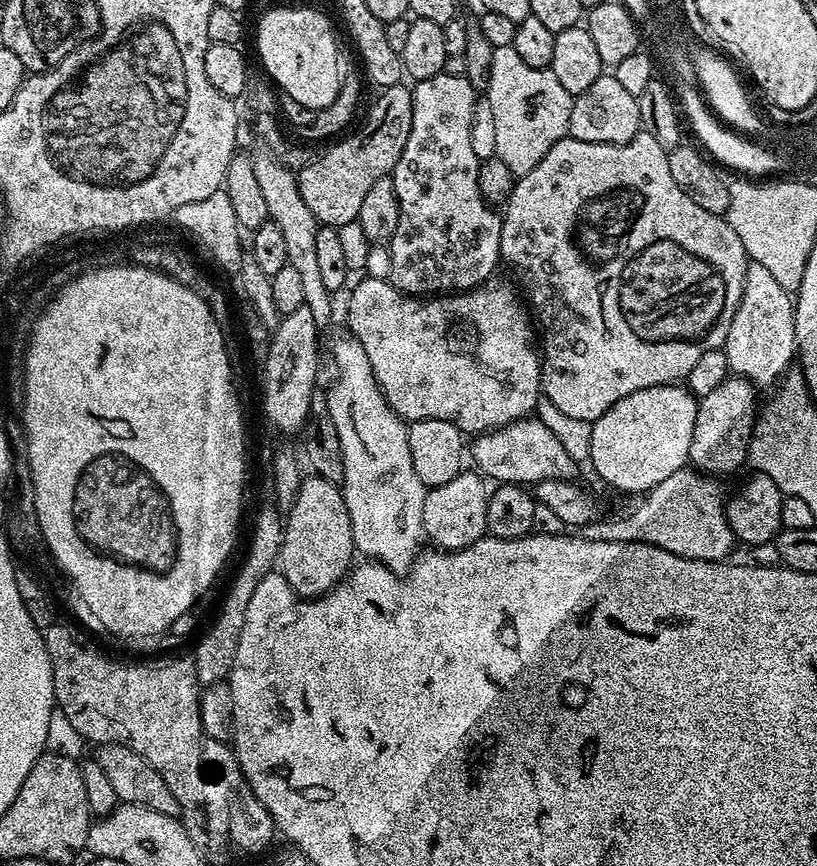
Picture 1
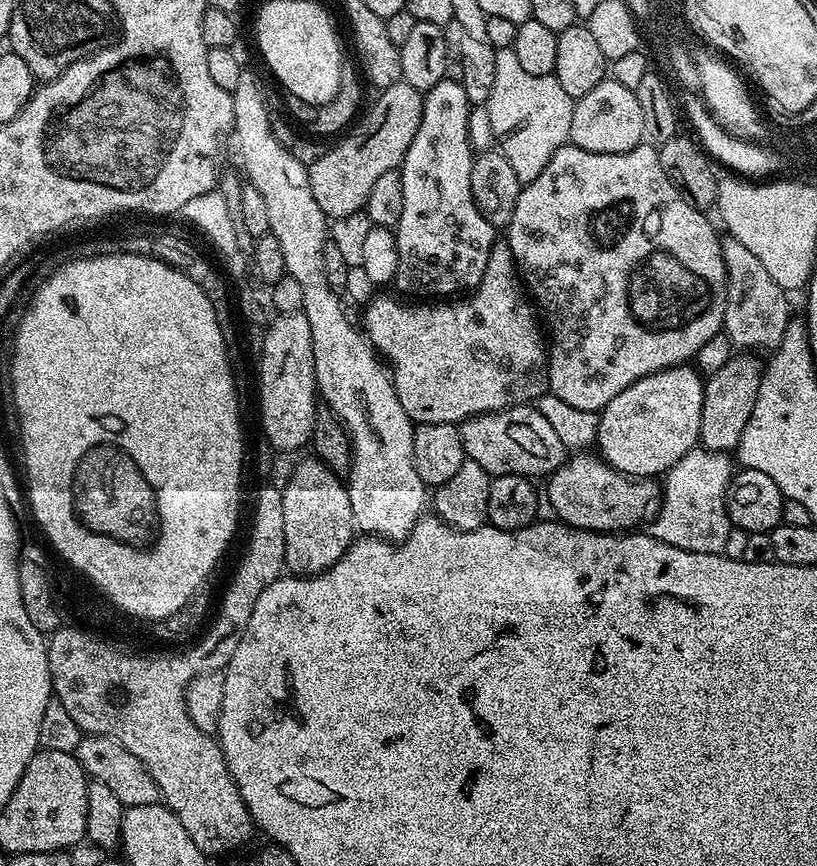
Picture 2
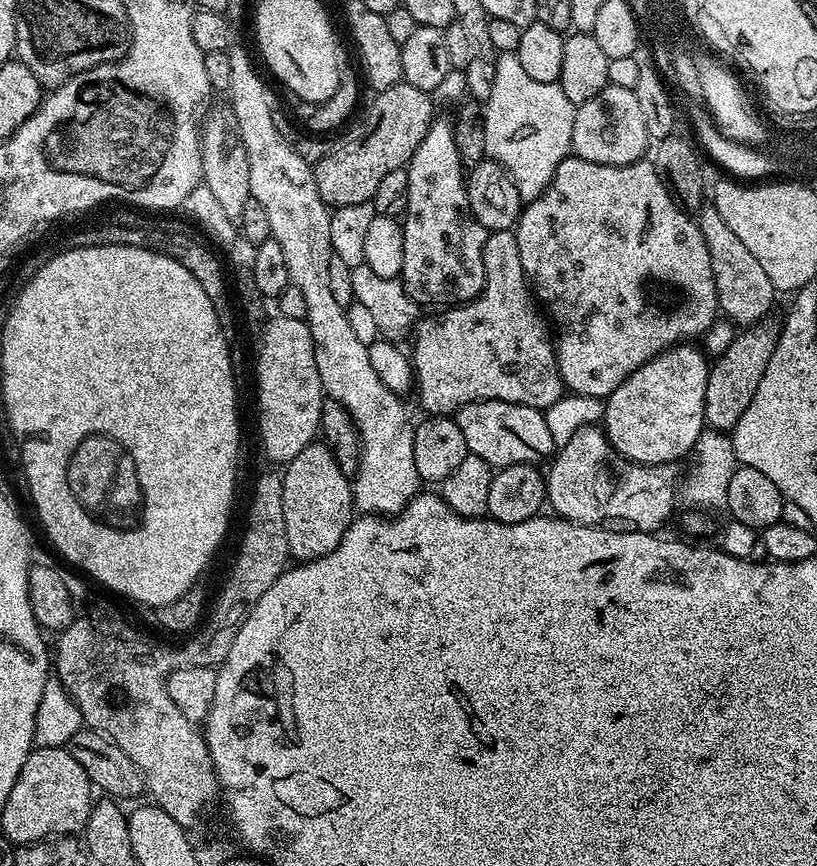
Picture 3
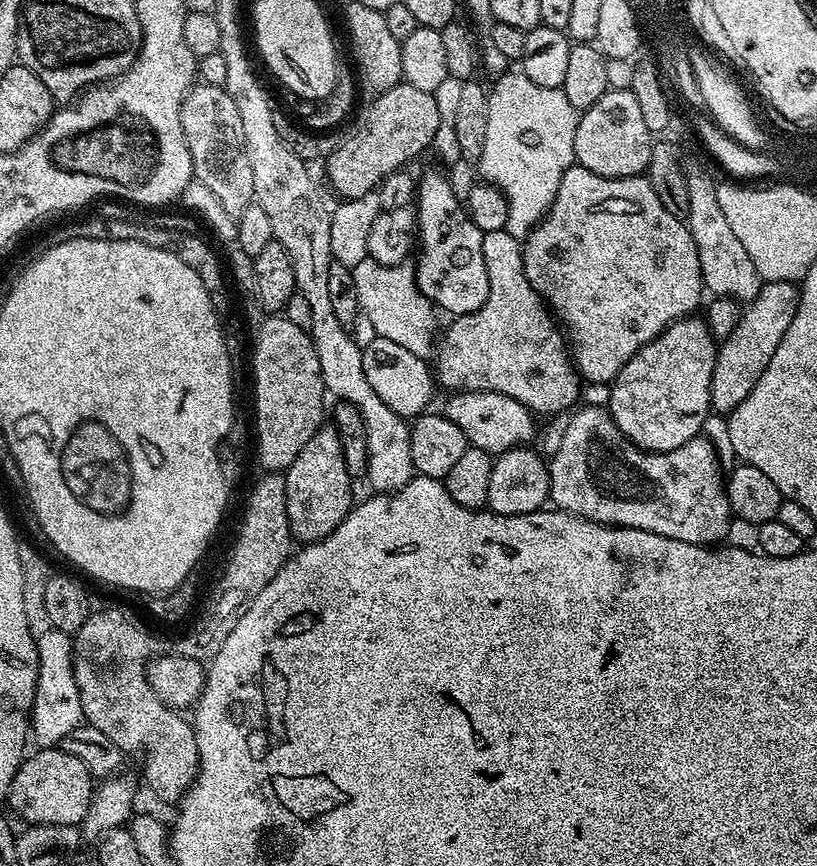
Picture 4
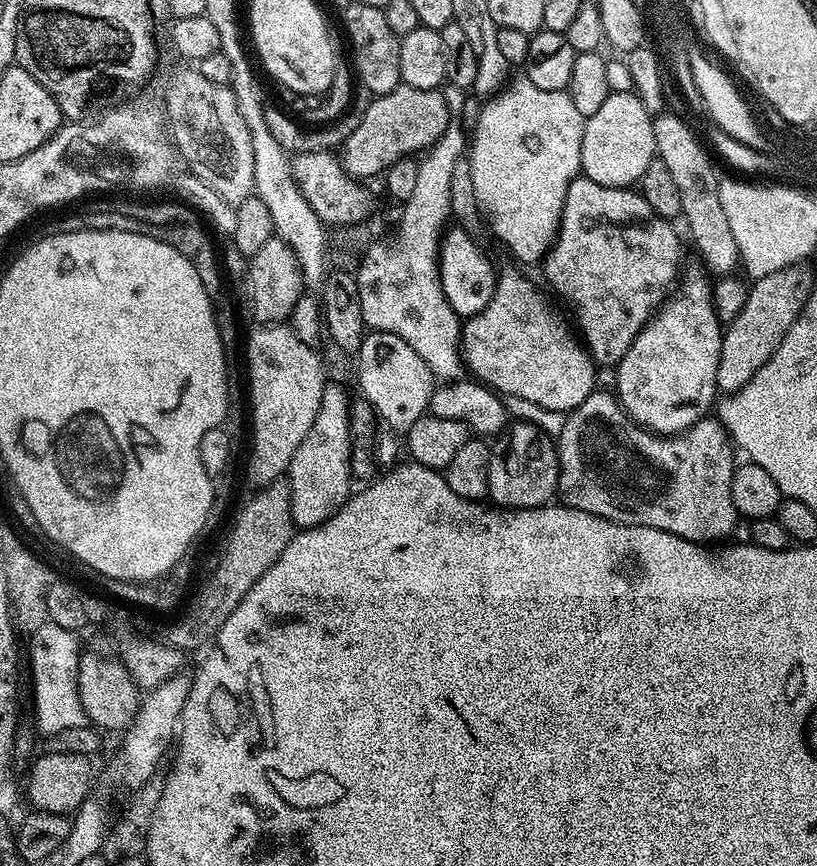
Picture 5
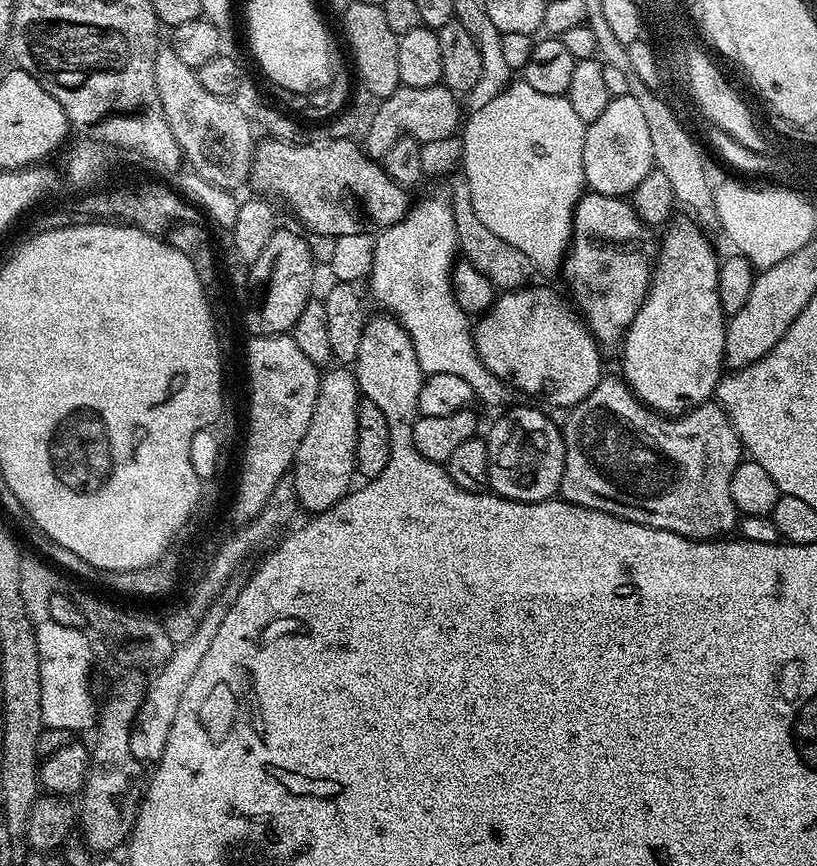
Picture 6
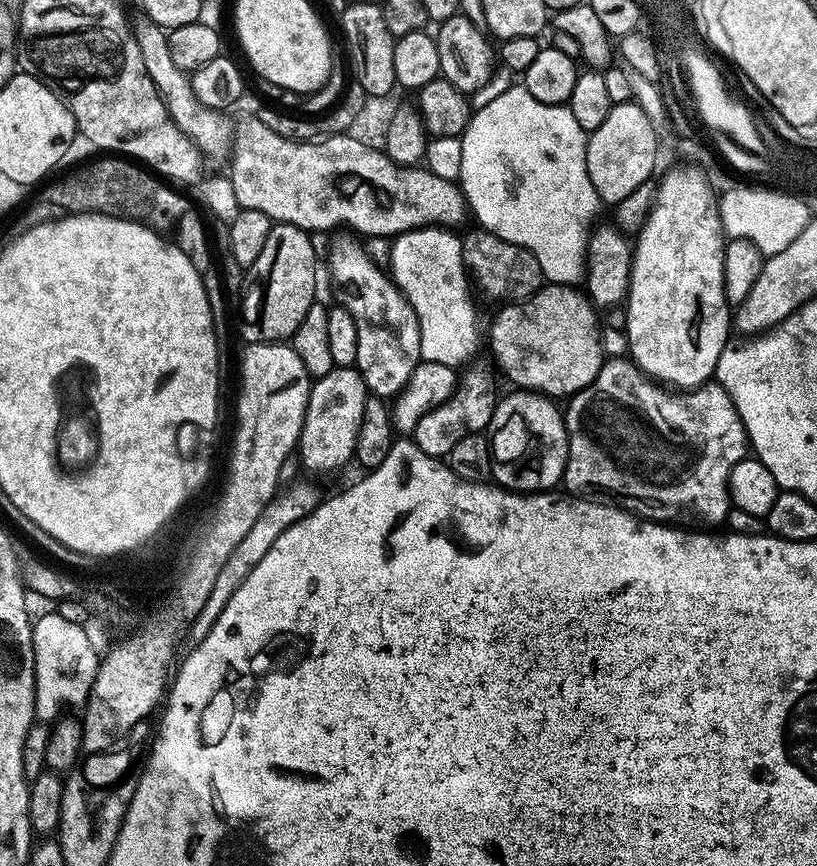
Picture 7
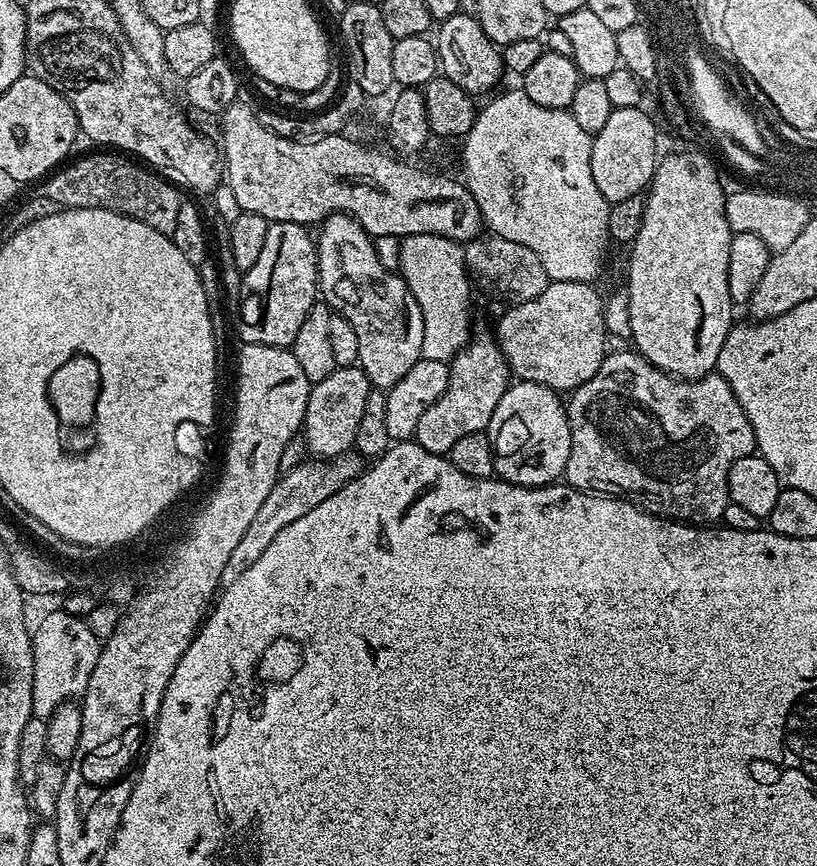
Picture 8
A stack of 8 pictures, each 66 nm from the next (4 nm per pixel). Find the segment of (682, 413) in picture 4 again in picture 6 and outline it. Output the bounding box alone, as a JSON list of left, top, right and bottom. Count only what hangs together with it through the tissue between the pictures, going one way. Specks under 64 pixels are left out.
[622,219,726,418]

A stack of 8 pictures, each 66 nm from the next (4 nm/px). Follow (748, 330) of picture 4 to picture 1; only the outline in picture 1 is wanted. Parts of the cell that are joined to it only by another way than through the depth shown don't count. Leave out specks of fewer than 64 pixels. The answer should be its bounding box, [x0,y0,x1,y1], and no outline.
[688,375,758,478]

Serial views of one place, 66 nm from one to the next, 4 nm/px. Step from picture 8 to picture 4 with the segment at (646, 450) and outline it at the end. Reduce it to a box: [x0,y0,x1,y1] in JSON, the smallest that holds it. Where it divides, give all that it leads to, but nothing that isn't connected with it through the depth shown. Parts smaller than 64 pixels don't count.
[550,407,734,546]

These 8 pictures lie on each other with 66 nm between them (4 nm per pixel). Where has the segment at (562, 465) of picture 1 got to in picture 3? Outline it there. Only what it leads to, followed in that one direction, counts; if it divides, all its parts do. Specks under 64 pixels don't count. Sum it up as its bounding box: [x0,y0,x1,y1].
[454,400,558,470]

